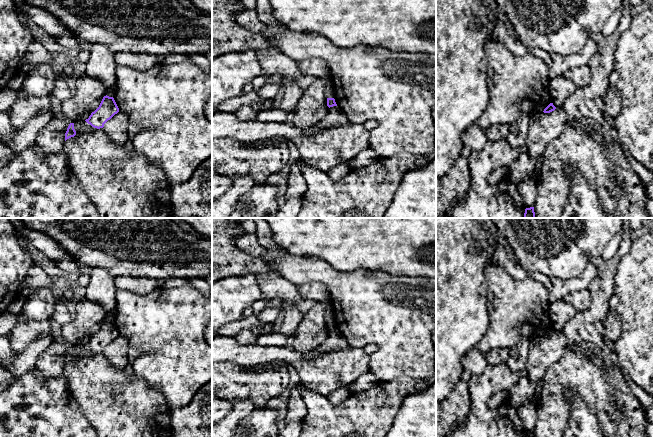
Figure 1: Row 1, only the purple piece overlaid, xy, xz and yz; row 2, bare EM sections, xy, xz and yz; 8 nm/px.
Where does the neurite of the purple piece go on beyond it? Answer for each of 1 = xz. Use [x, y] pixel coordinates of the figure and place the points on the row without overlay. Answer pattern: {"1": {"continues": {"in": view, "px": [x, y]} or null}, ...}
{"1": {"continues": null}}

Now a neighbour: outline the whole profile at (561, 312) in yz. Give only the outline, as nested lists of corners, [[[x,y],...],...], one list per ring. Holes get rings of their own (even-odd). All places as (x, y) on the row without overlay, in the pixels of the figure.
[[[563,299],[551,304],[550,318],[552,327],[557,332],[562,332],[565,324],[576,314],[577,310],[571,303]]]

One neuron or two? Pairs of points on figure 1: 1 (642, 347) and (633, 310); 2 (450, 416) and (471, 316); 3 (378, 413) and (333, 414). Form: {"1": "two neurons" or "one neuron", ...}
{"1": "one neuron", "2": "two neurons", "3": "one neuron"}

